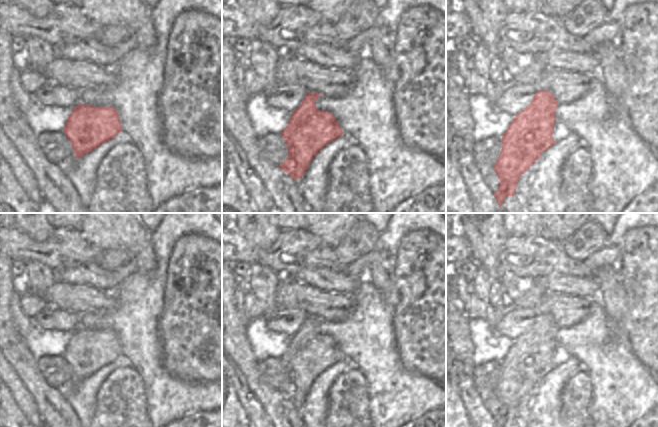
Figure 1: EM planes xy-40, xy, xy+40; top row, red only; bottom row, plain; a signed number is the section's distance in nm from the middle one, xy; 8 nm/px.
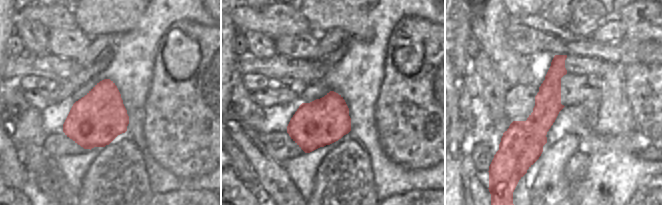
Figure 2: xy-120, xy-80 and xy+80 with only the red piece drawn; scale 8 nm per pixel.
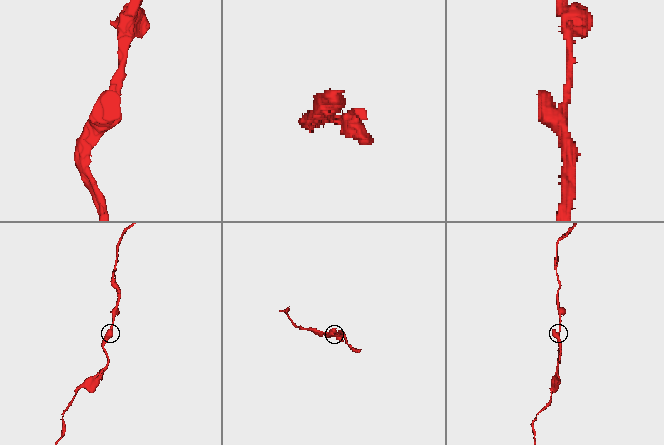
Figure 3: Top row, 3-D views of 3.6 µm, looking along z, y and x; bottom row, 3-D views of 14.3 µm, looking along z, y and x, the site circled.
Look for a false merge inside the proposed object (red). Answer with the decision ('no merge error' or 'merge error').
no merge error

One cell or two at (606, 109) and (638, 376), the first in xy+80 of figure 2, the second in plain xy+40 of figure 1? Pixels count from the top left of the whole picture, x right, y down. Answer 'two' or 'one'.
two

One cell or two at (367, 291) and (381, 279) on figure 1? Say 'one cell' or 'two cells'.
two cells

